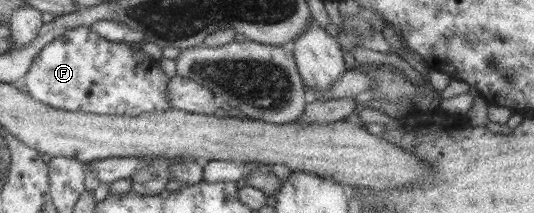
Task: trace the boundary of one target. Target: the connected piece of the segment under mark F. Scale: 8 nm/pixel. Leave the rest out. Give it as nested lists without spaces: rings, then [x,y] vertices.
[[[86,25],[66,30],[64,34],[52,39],[48,45],[39,50],[24,78],[26,92],[34,100],[47,104],[53,109],[128,116],[171,109],[164,91],[169,78],[158,67],[157,61],[141,55],[140,51],[133,50],[129,44],[105,41]]]

